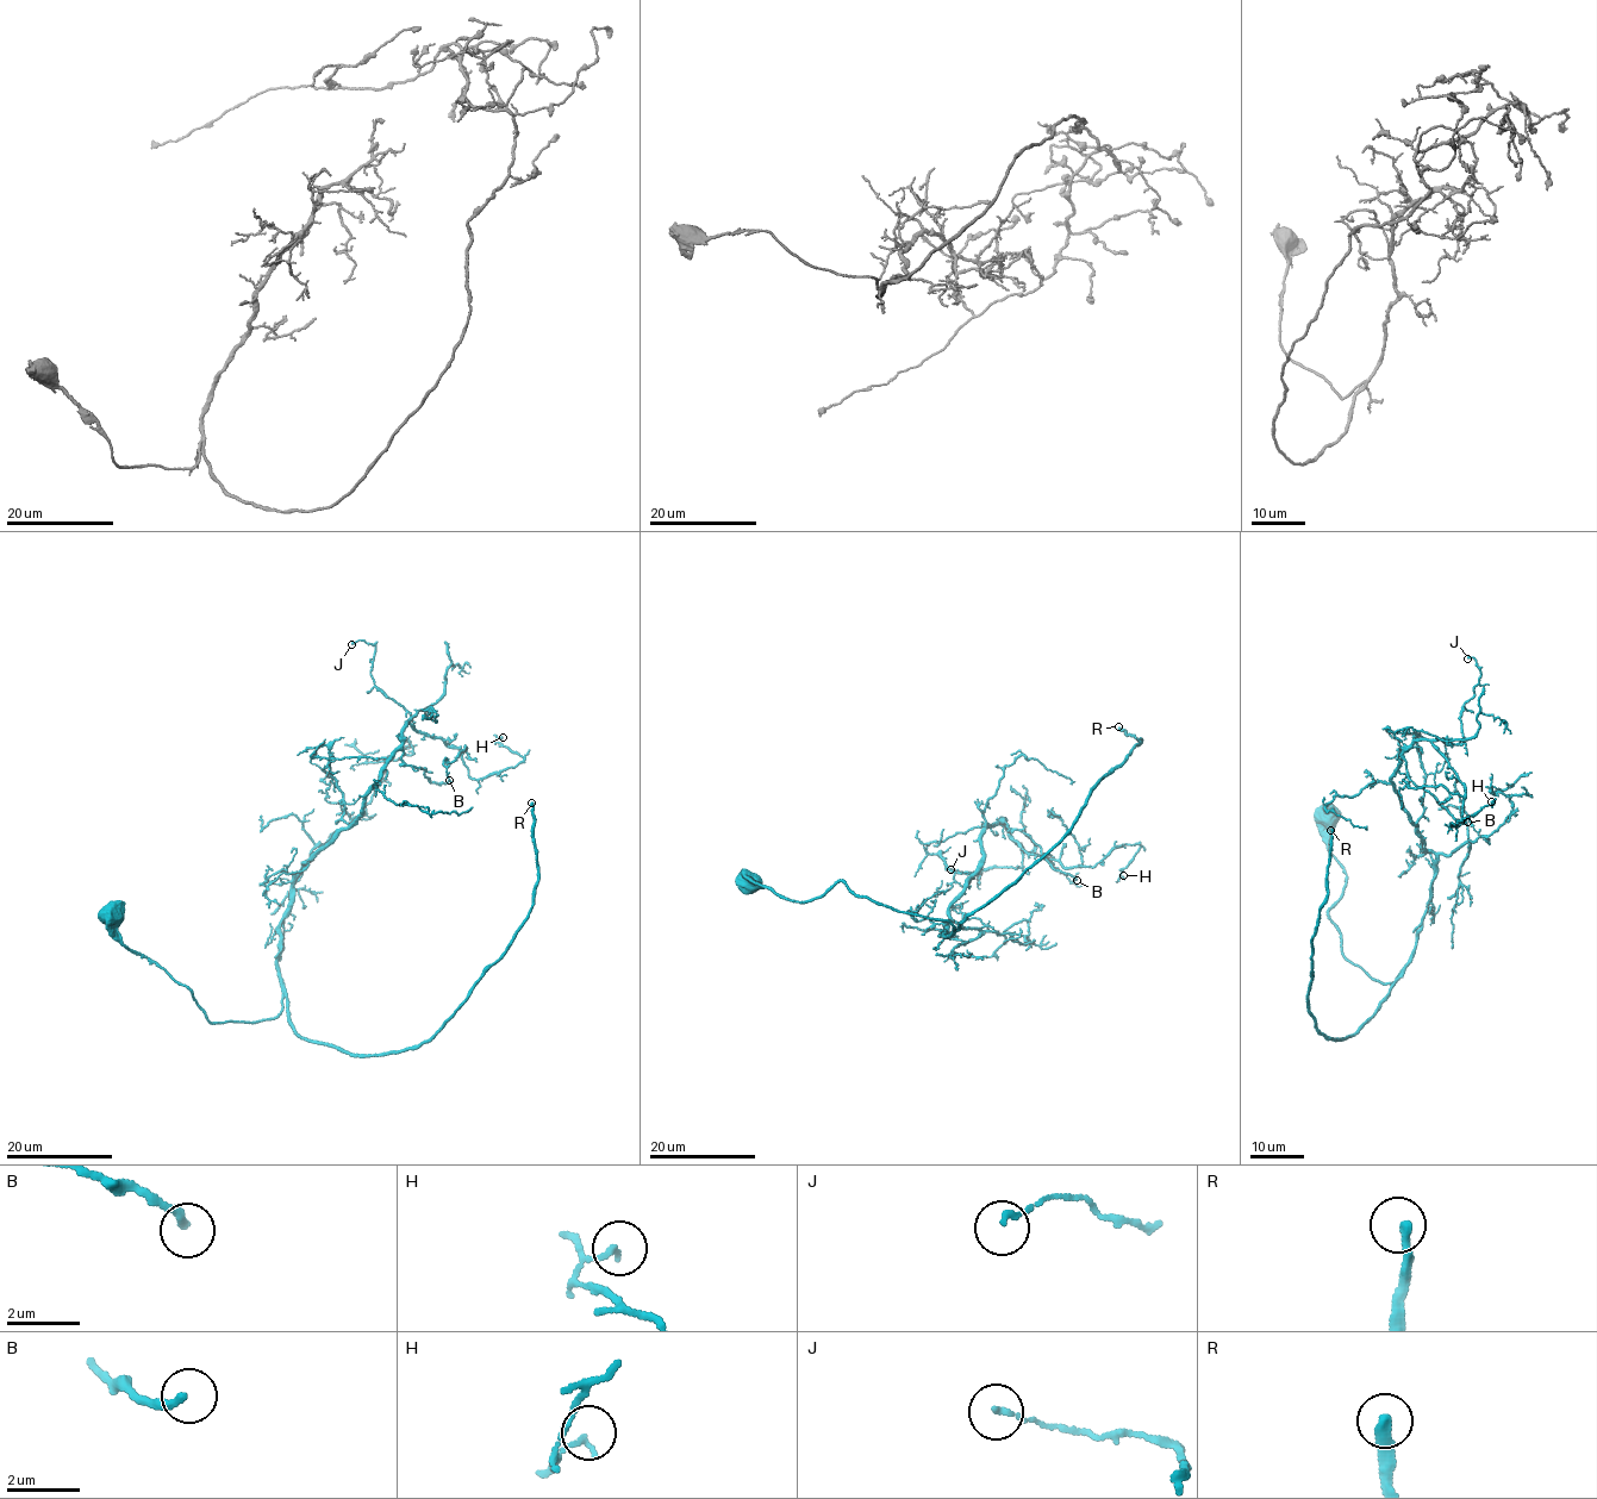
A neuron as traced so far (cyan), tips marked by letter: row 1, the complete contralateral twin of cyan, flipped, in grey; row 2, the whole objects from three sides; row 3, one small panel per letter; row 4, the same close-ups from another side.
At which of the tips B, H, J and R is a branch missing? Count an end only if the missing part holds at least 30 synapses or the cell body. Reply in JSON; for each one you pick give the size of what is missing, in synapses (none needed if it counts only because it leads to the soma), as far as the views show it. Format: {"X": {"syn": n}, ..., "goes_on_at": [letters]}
{"R": {"syn": 300}, "goes_on_at": ["R"]}

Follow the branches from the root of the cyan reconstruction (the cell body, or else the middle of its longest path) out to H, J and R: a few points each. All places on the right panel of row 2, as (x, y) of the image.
H: (1330, 812), (1328, 916), (1385, 985), (1436, 857), (1402, 754), (1442, 754), (1457, 828), (1491, 801)
J: (1330, 812), (1328, 916), (1387, 984), (1436, 857), (1392, 776), (1418, 741), (1461, 744), (1467, 659)
R: (1330, 812), (1342, 954), (1383, 984), (1402, 972), (1342, 1041), (1308, 1005), (1330, 830)

